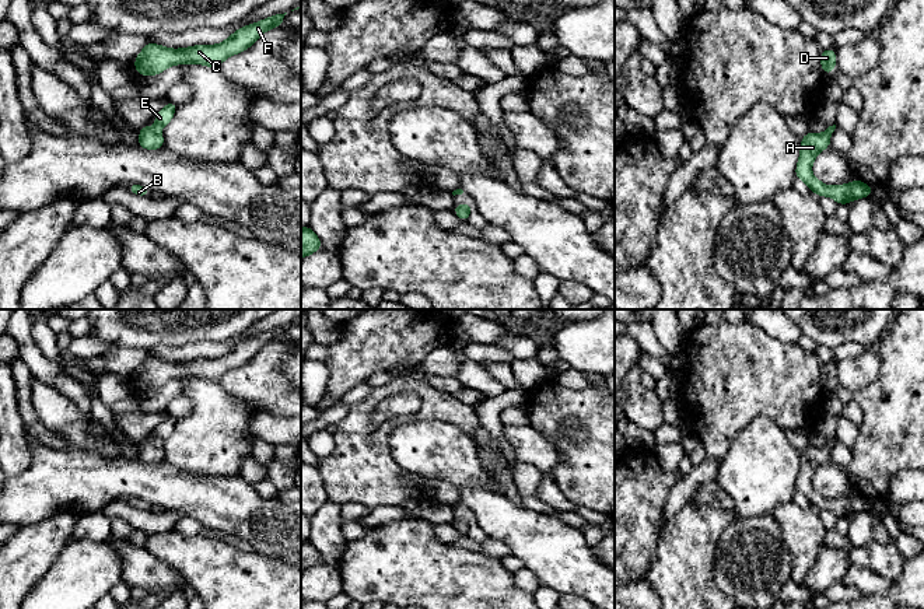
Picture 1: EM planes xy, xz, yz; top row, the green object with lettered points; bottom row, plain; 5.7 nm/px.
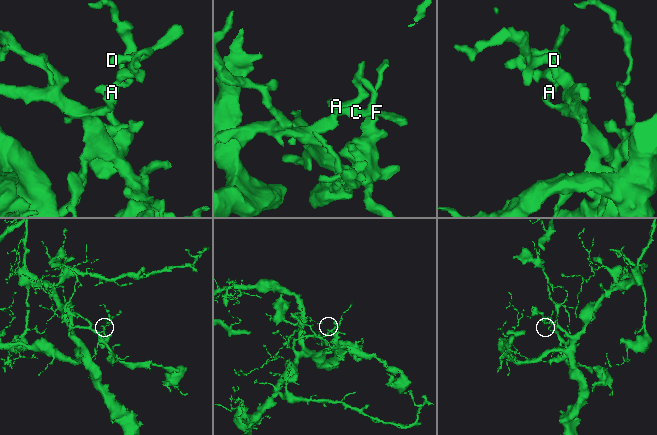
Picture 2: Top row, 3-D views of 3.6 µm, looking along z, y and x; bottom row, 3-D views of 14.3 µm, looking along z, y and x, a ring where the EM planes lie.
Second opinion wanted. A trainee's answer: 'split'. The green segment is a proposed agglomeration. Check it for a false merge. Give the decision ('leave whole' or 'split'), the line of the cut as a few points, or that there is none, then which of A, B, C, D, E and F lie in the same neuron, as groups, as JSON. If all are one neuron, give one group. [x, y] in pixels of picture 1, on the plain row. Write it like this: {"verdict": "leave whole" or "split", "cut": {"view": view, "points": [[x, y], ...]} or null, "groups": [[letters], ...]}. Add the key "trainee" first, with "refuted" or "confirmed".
{"trainee": "refuted", "verdict": "leave whole", "cut": null, "groups": [["A", "B", "C", "D", "E", "F"]]}

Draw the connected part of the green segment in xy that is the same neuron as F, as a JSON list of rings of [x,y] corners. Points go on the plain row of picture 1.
[[[284,328],[267,330],[259,336],[237,343],[223,357],[196,358],[182,363],[169,363],[148,356],[137,368],[134,382],[141,389],[155,389],[174,378],[204,378],[217,382],[227,371],[246,364],[266,344],[281,340]]]

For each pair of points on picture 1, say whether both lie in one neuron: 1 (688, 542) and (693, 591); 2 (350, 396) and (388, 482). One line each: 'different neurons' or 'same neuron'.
1: same neuron
2: different neurons

